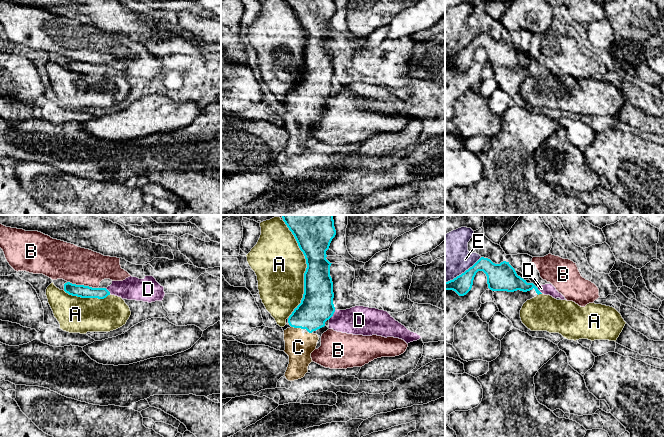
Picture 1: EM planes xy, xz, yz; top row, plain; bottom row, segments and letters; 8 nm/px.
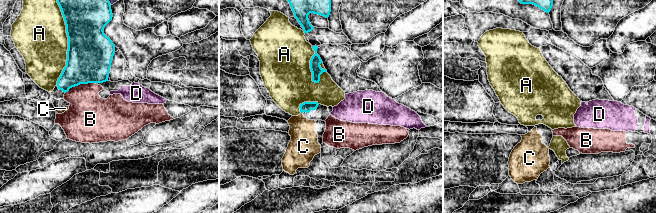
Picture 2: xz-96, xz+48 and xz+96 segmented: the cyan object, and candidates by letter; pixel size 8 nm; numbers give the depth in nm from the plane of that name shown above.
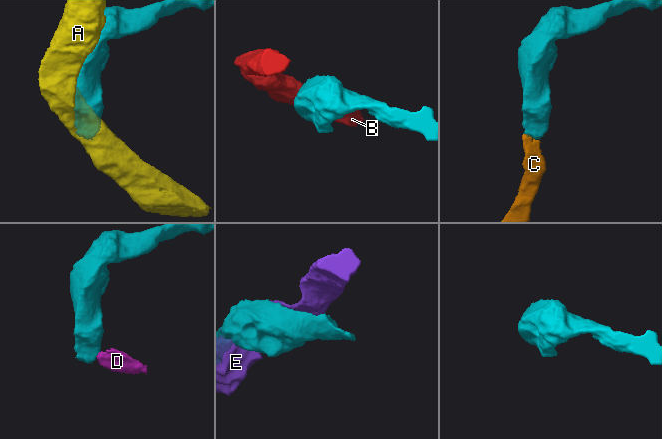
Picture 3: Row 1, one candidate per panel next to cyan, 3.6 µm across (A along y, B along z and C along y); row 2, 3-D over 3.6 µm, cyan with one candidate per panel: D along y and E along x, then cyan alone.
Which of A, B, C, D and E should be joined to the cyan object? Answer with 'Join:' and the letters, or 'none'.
Join: C

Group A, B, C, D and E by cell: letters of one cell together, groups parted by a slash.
A / B D / C / E

